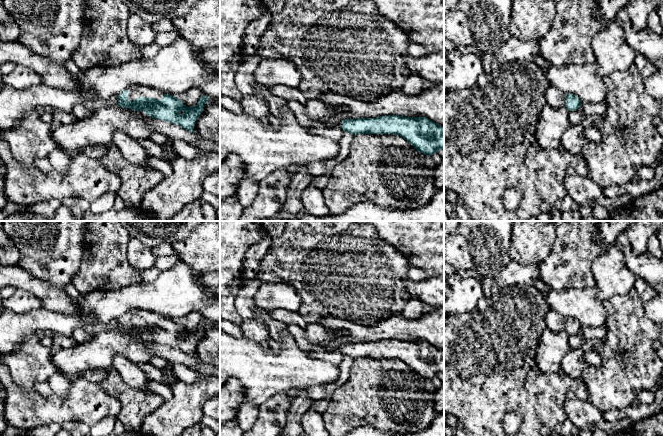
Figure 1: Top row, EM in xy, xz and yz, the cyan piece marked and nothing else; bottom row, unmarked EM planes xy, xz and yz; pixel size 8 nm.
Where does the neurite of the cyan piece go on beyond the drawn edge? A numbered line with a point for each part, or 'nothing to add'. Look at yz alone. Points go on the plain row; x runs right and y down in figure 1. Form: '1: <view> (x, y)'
1: yz (554, 321)

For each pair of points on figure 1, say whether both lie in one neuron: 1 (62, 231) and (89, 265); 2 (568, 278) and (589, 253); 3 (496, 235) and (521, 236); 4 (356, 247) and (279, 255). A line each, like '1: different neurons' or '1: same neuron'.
1: different neurons
2: same neuron
3: different neurons
4: same neuron

